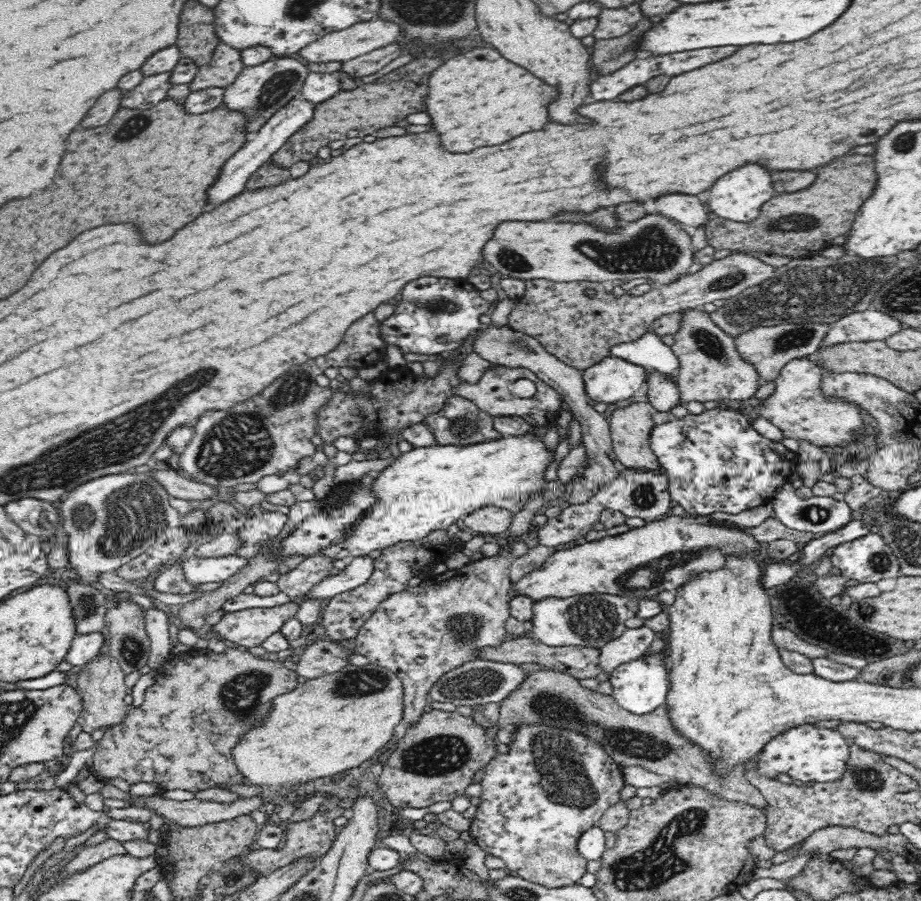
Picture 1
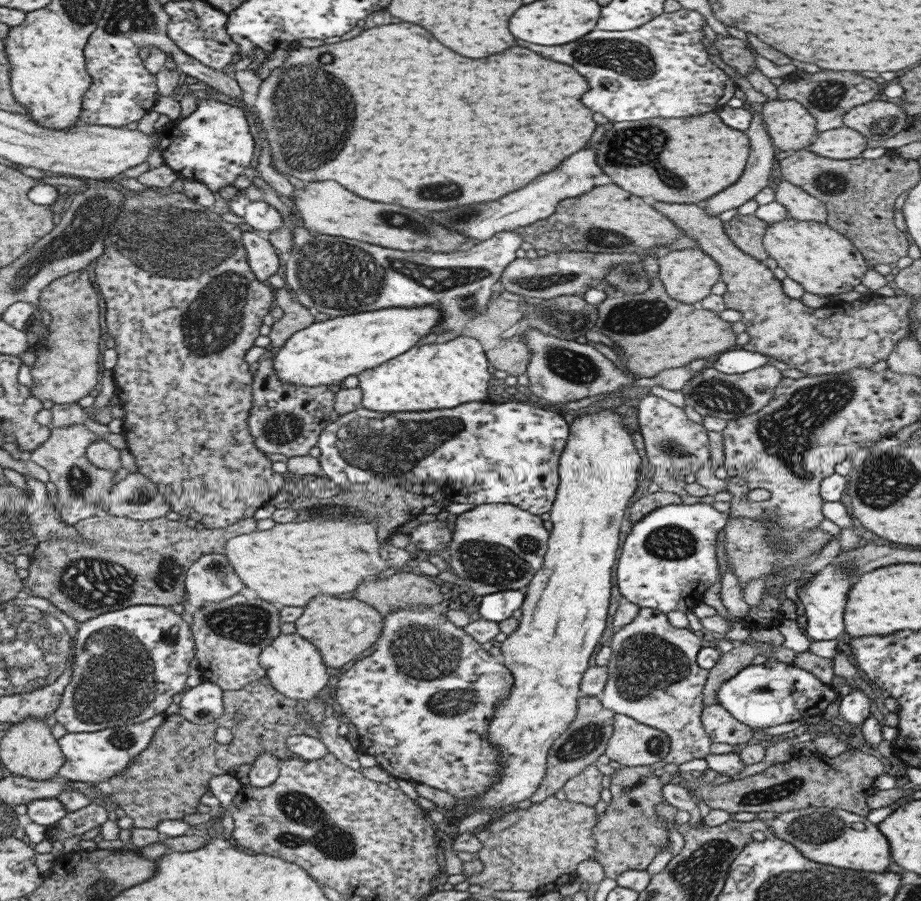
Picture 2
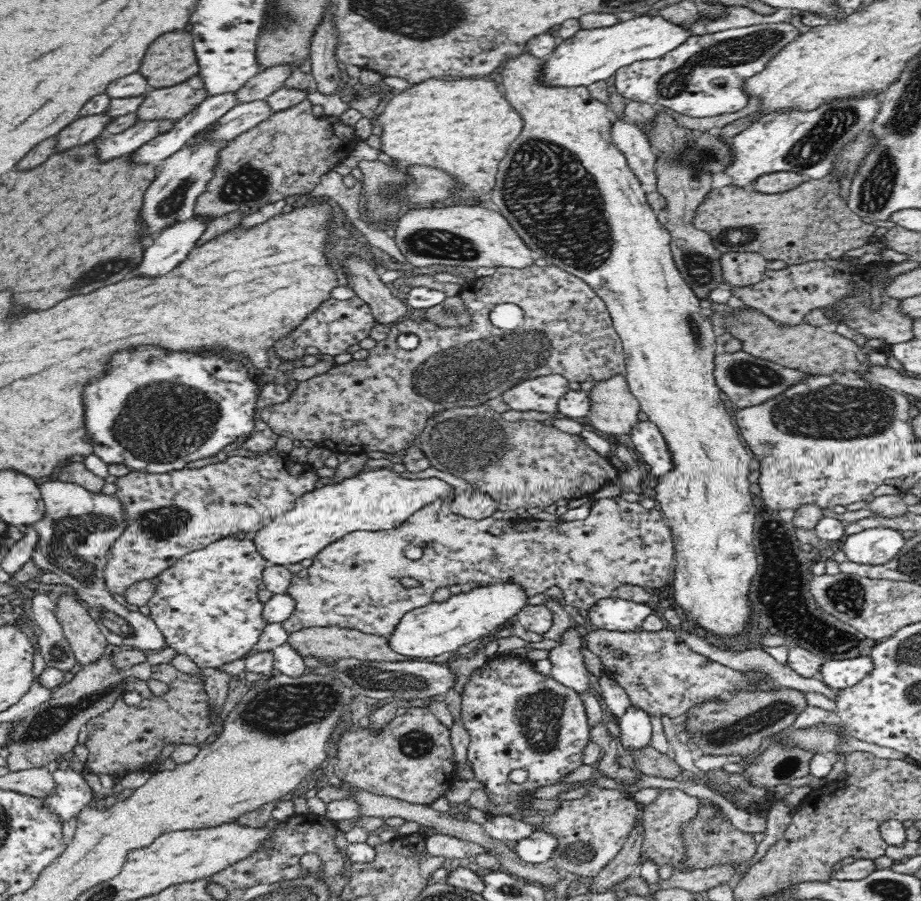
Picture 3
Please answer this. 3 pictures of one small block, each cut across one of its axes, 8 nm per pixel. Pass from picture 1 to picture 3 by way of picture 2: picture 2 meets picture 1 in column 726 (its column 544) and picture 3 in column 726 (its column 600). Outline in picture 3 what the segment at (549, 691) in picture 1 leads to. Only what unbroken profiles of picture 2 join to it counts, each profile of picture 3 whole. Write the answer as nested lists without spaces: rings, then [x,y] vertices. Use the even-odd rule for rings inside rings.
[[[780,686],[773,690],[742,691],[727,703],[702,703],[683,716],[689,730],[687,744],[704,755],[745,755],[758,750],[766,736],[791,728],[798,714],[807,707],[803,692]]]

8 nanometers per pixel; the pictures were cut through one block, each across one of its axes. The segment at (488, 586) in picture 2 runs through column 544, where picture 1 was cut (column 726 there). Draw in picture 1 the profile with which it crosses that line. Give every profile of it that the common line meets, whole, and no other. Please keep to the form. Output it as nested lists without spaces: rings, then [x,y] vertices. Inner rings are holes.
[[[670,515],[619,535],[555,551],[538,569],[512,582],[508,596],[526,596],[534,602],[594,593],[656,599],[659,592],[680,588],[692,574],[720,568],[724,554],[758,553],[759,541],[752,535],[736,528],[712,526],[708,521],[706,517]]]

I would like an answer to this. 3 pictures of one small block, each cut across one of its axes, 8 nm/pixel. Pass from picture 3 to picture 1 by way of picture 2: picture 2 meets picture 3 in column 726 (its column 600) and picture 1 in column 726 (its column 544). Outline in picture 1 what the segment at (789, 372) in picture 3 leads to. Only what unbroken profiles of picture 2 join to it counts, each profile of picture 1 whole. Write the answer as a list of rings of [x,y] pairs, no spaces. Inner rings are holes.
[[[699,308],[687,309],[683,316],[680,330],[678,330],[678,334],[675,337],[676,342],[674,342],[671,350],[679,361],[679,371],[676,377],[678,378],[680,399],[684,401],[684,405],[694,401],[701,403],[710,401],[722,402],[724,400],[745,402],[754,397],[758,387],[762,384],[756,367],[740,357],[738,349],[736,349],[735,339],[718,328],[714,321],[708,317],[708,313]]]

